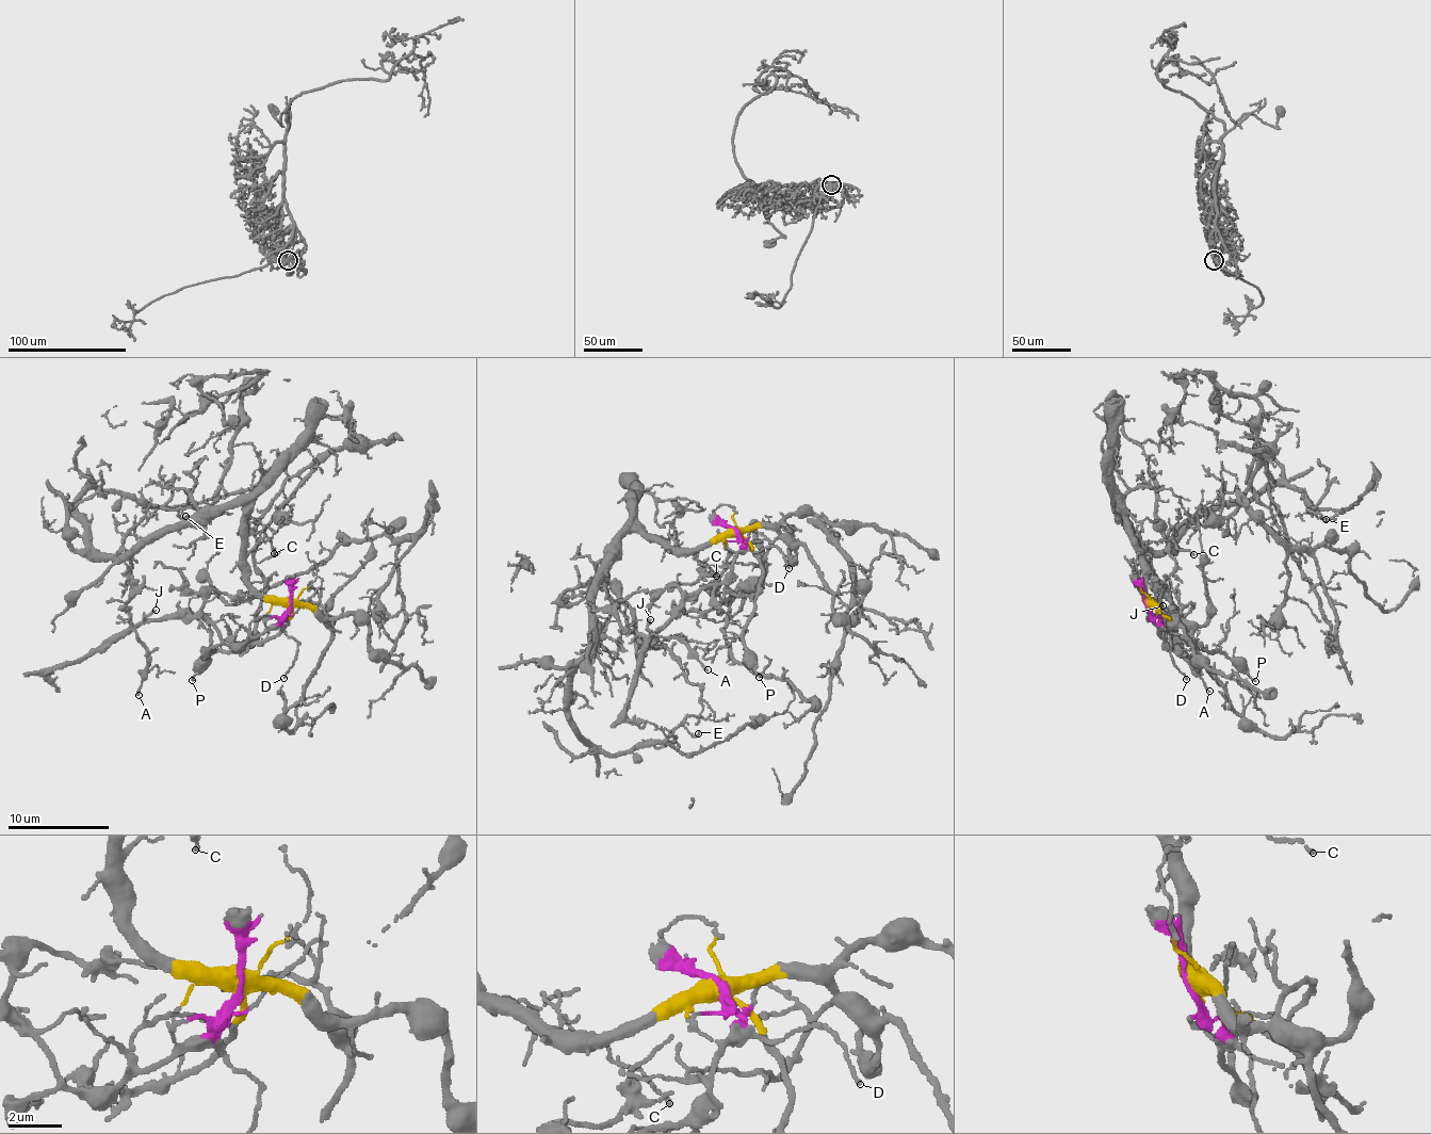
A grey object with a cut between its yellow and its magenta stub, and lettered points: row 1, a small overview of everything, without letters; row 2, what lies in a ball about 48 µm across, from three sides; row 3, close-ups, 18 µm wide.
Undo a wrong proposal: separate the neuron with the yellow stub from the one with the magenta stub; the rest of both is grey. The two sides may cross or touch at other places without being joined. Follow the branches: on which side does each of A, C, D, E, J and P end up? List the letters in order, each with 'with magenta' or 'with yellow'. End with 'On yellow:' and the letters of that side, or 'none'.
A: with magenta
C: with yellow
D: with magenta
E: with yellow
J: with magenta
P: with yellow
On yellow: C, E, P

